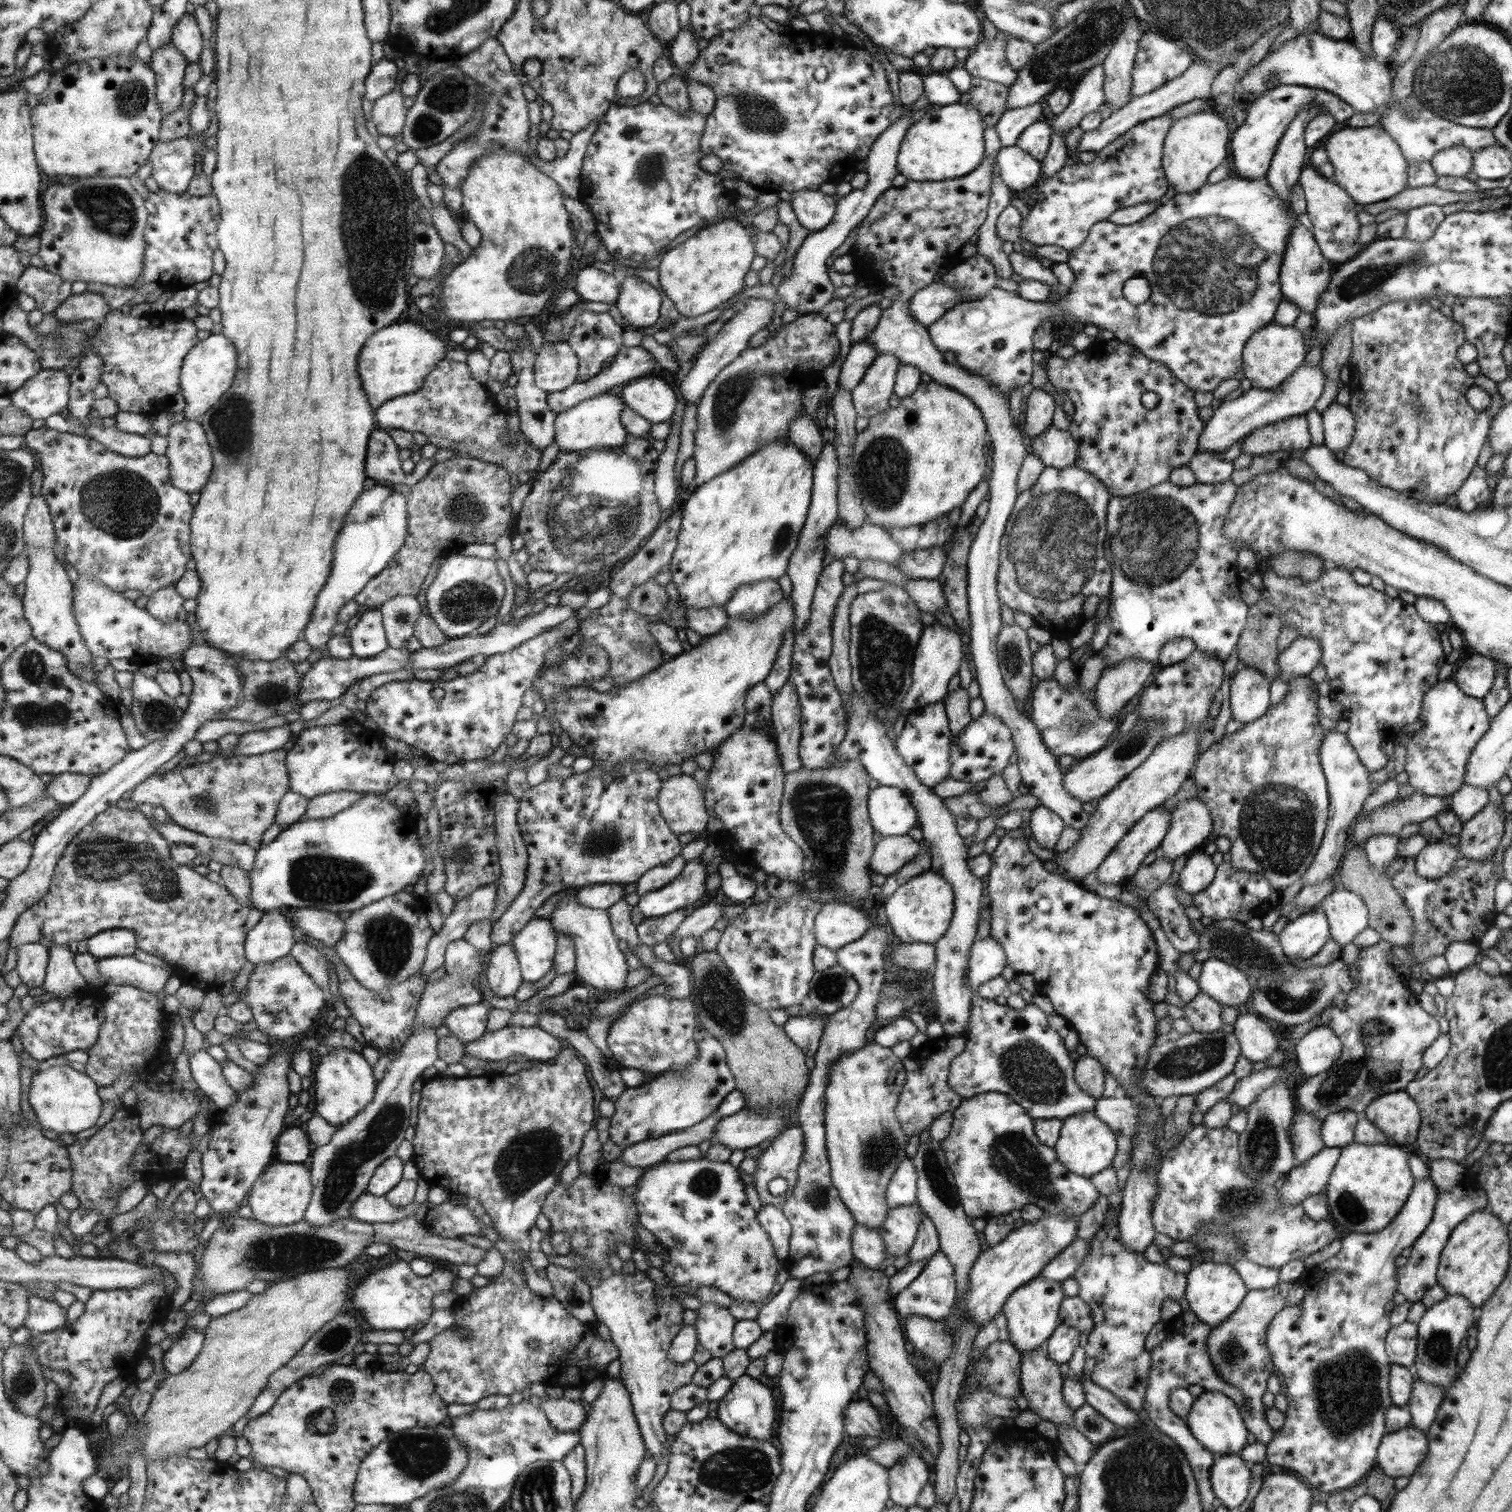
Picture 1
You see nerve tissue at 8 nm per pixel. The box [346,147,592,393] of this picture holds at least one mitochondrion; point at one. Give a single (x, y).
(535, 272)

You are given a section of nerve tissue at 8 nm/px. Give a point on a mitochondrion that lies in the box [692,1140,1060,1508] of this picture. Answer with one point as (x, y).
(733, 1470)

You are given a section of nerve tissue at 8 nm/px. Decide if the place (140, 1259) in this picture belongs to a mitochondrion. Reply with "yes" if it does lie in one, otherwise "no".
no

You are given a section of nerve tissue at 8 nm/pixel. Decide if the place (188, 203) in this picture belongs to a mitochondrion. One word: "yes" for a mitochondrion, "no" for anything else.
no

